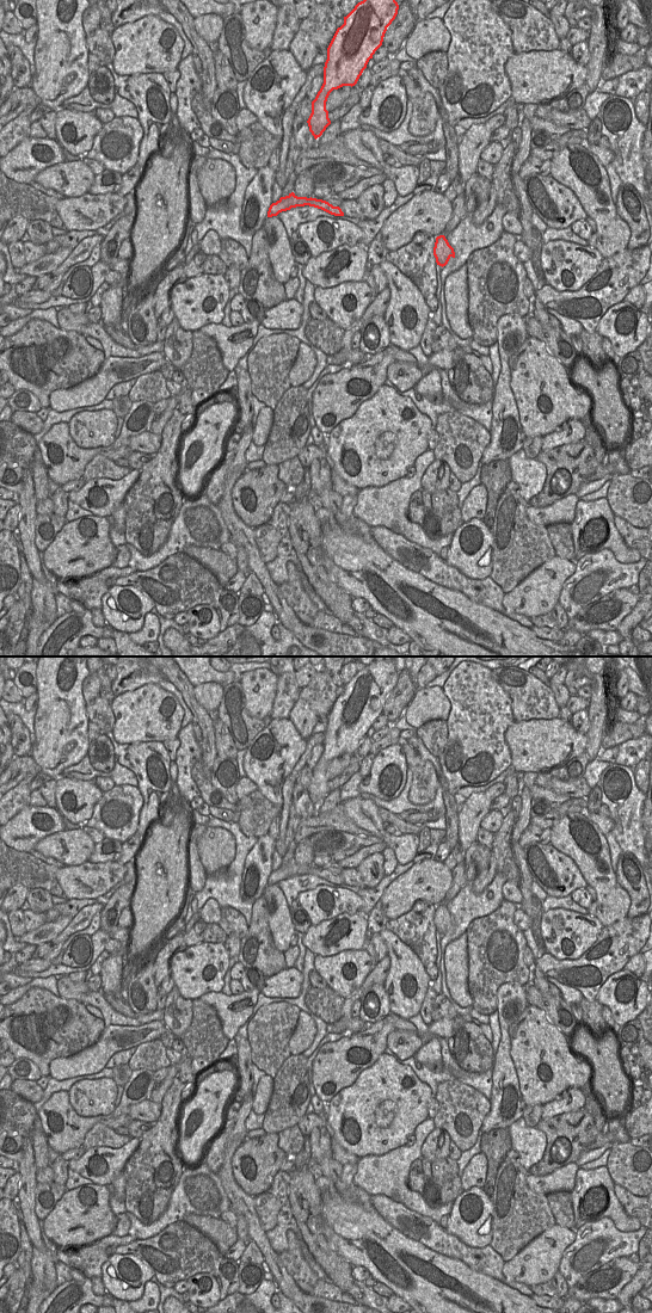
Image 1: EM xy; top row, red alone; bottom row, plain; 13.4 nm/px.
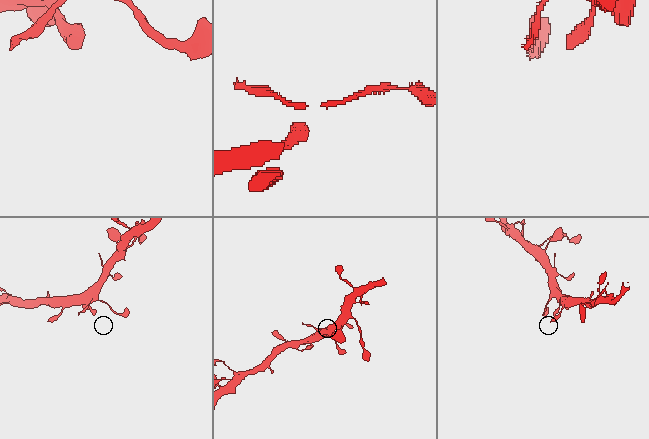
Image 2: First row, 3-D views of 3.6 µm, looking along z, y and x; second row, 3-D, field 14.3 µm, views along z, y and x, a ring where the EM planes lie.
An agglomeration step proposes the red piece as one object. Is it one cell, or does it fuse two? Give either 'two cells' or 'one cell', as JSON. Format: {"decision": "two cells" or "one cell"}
{"decision": "one cell"}

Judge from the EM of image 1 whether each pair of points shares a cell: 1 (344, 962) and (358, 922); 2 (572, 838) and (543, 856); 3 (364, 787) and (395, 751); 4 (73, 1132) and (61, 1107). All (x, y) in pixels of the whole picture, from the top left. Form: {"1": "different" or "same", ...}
{"1": "different", "2": "different", "3": "same", "4": "same"}

